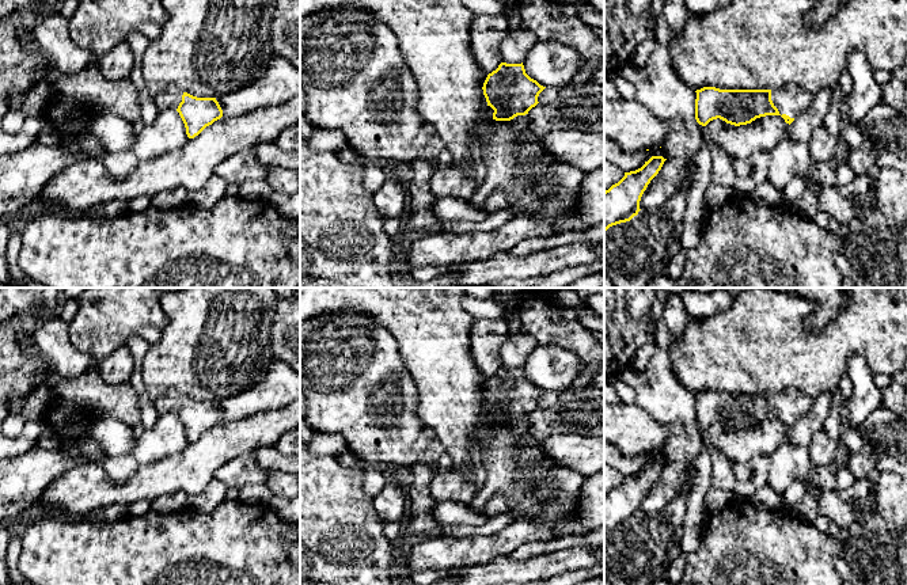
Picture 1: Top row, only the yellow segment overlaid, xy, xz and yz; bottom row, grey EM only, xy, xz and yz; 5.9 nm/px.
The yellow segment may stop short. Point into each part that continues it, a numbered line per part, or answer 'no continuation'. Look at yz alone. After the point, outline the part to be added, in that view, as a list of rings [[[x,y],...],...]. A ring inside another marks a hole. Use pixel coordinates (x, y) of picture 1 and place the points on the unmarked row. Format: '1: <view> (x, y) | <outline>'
1: yz (790, 405) | [[[786,391],[771,394],[771,404],[778,413],[779,418],[786,418],[796,422],[812,406],[813,398],[804,395],[798,391]]]

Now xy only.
1: xy (170, 402) | [[[171,391],[155,402],[155,407],[159,414],[174,413],[177,414],[182,406],[183,395],[177,391]]]

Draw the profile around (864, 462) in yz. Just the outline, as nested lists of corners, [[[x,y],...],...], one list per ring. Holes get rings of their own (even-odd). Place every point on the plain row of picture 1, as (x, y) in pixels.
[[[865,442],[857,453],[847,455],[845,466],[851,471],[855,479],[866,478],[876,468],[877,451],[872,444]]]

